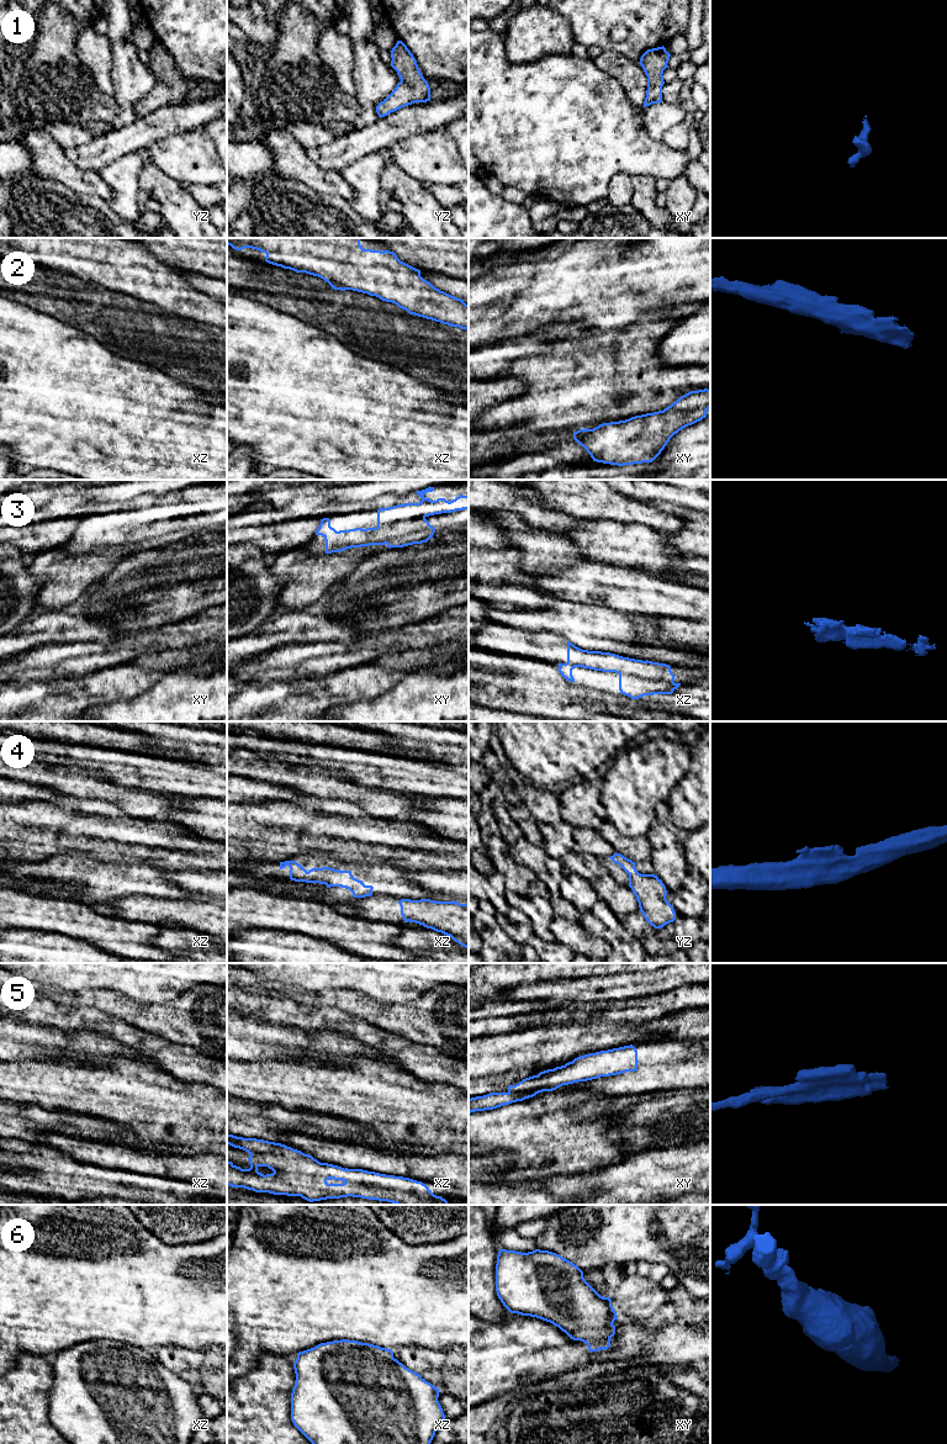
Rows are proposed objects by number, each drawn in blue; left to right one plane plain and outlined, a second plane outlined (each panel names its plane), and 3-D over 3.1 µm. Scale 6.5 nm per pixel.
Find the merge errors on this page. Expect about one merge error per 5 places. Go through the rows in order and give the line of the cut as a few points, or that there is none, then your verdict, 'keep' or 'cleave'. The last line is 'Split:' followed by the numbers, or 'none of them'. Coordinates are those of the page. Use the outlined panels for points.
1: no cut; keep
2: no cut; keep
3: no cut; keep
4: cut in xz along (322, 867), (326, 872), (323, 883); cleave
5: no cut; keep
6: no cut; keep
Split: 4

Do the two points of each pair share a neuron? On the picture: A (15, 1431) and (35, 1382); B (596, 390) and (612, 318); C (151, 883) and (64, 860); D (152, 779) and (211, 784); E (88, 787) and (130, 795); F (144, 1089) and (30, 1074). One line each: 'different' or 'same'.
A: same
B: different
C: same
D: same
E: same
F: same

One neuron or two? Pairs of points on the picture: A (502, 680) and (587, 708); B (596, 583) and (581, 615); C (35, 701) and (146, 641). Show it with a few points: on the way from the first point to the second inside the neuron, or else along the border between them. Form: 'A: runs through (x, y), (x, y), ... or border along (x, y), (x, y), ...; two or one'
A: runs through (524, 678), (540, 678), (546, 683), (571, 691); one
B: border along (578, 603), (602, 604), (614, 611); two
C: border along (111, 667), (104, 667), (74, 677), (54, 678); two

